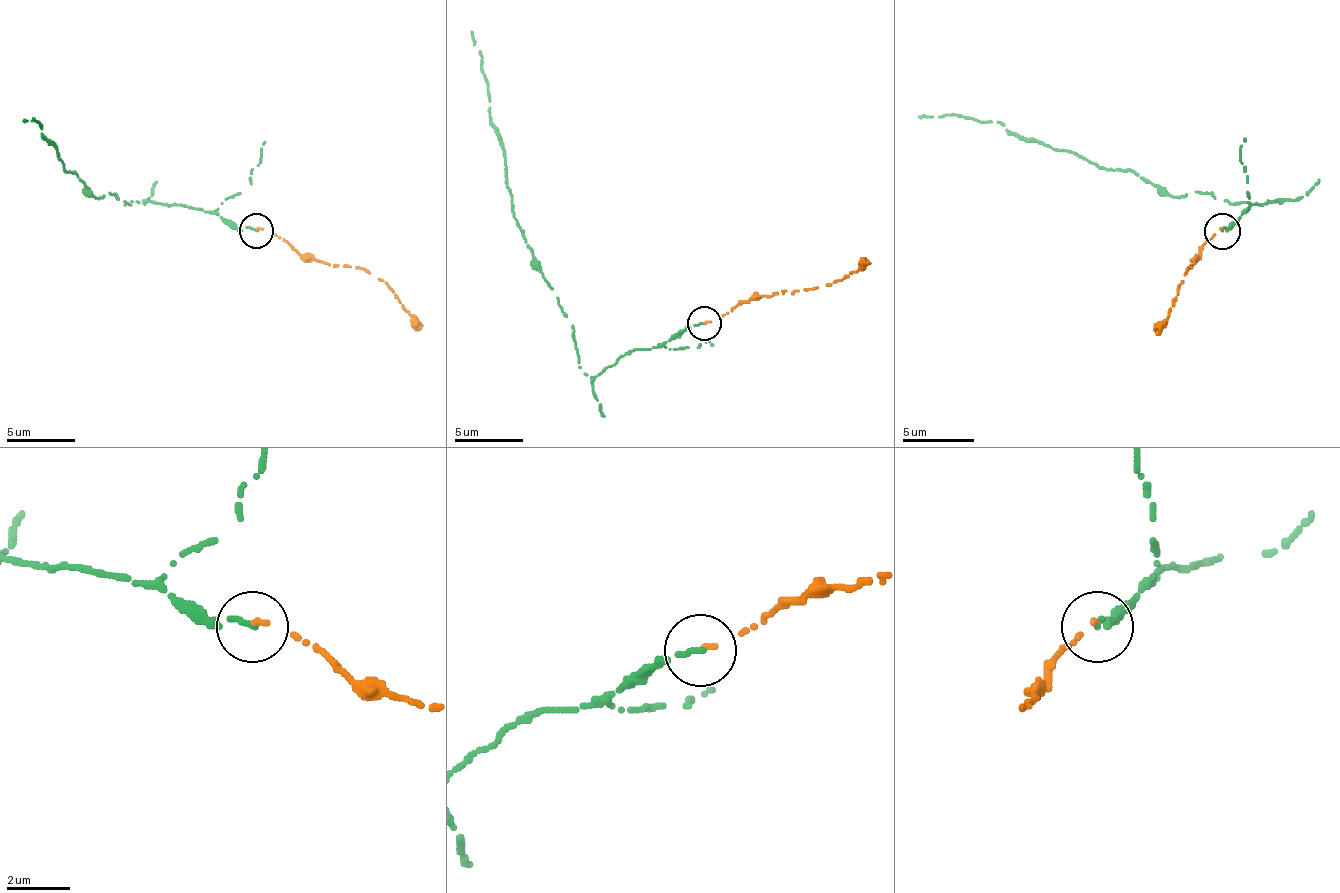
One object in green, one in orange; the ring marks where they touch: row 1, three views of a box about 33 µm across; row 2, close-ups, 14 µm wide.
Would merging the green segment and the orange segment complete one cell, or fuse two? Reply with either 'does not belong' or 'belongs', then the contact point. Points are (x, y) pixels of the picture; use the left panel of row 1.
does not belong; place (256, 230)

